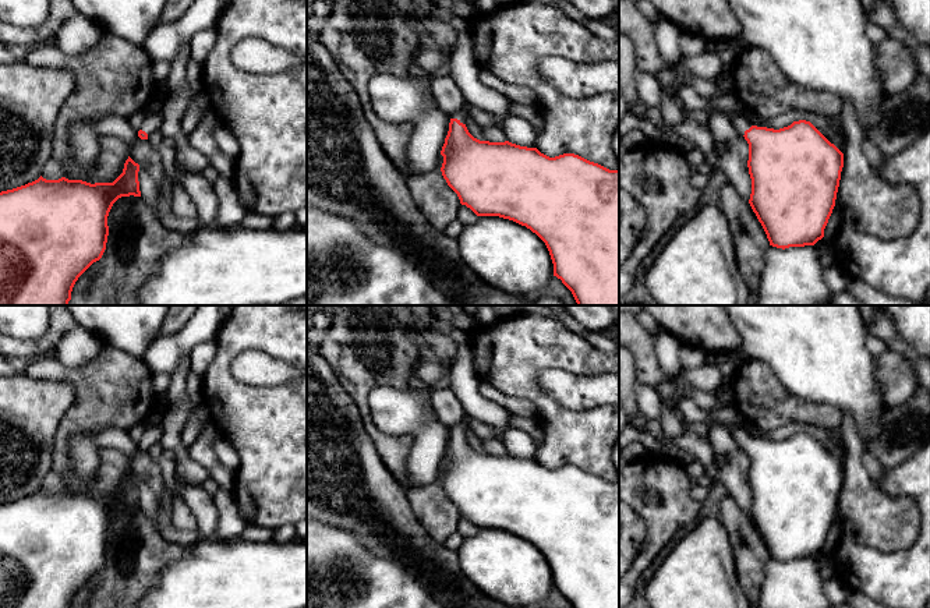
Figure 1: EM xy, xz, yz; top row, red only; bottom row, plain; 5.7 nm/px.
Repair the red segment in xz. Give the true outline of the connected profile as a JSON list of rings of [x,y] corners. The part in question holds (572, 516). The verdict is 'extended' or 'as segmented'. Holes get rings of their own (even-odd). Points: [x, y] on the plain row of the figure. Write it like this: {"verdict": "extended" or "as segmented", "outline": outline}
{"verdict": "extended", "outline": [[[463,418],[450,430],[441,463],[442,488],[457,506],[460,516],[477,529],[499,529],[535,545],[549,563],[554,588],[561,591],[573,608],[619,608],[619,482],[609,482],[574,466],[549,470],[537,460],[509,453],[480,453],[466,439],[471,427],[473,423]]]}

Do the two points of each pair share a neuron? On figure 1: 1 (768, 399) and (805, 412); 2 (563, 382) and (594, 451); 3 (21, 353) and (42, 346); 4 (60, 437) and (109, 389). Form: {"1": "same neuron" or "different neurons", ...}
{"1": "same neuron", "2": "different neurons", "3": "same neuron", "4": "same neuron"}

